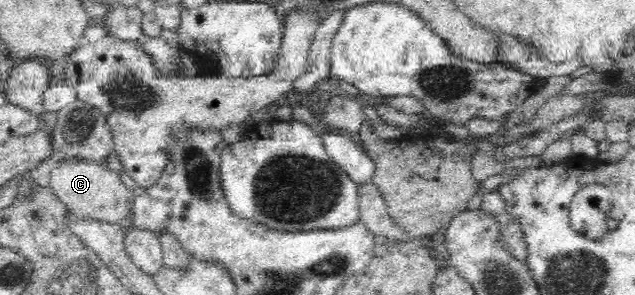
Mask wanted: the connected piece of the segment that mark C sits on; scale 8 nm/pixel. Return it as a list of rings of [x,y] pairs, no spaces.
[[[63,160],[50,175],[50,189],[76,218],[127,224],[132,215],[134,195],[122,183],[121,176],[94,161]]]

